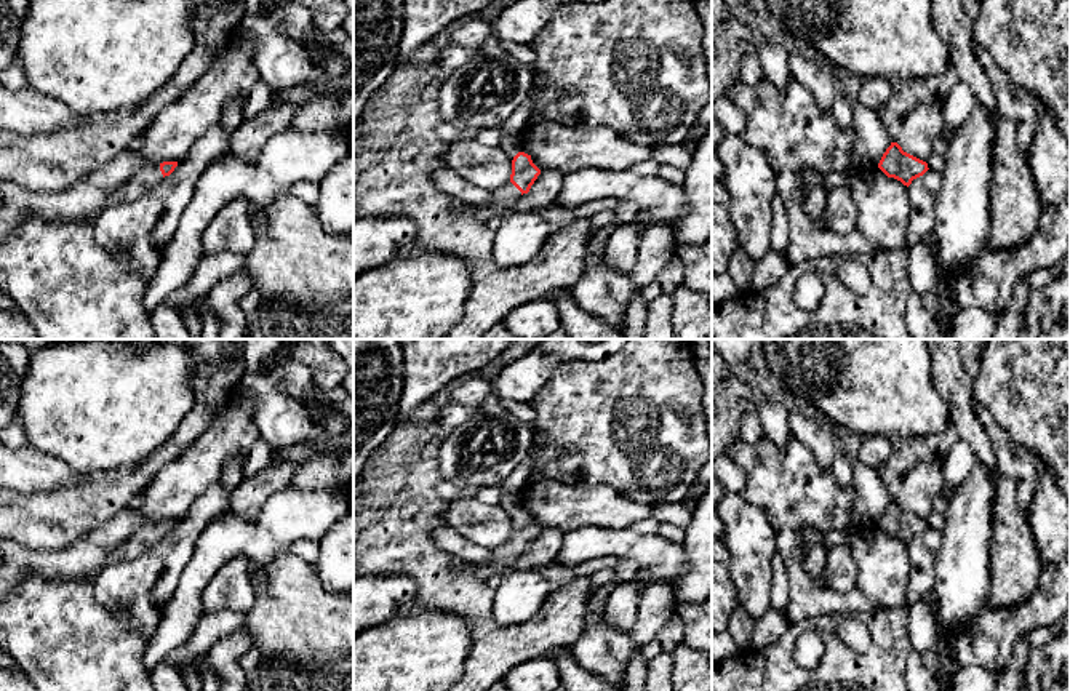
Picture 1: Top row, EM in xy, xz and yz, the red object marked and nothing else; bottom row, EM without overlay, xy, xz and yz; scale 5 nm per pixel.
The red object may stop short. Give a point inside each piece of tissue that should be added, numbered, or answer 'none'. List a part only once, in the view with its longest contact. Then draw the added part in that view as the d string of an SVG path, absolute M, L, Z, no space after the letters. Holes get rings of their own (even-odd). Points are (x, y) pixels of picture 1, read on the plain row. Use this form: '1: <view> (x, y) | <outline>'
1: xz (506, 555) | M505 542L493 553L493 560L486 565L472 565L469 573L480 581L488 581L491 576L504 576L512 569L512 565L518 560L521 550L512 542Z

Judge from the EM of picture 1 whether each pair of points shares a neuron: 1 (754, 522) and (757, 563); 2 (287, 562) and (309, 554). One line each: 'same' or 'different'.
1: same
2: different

